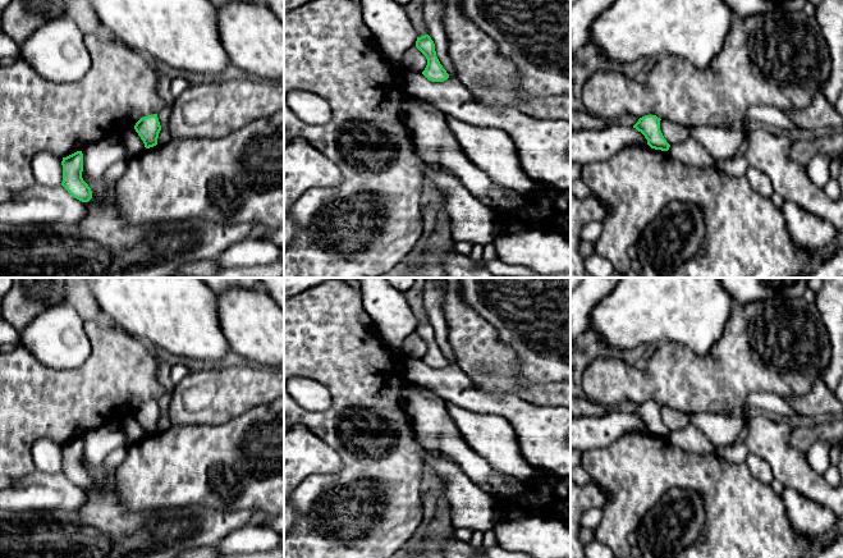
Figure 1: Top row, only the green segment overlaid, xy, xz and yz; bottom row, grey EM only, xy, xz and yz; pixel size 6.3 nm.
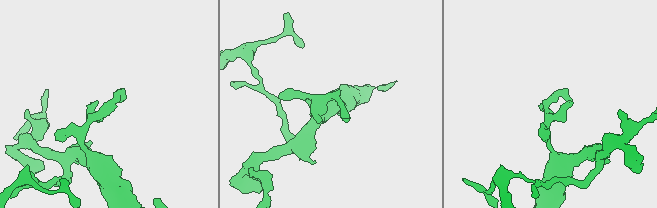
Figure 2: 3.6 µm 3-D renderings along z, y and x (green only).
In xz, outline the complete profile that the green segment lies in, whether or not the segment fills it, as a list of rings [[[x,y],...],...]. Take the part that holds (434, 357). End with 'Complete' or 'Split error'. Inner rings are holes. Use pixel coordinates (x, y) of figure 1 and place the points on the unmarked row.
[[[429,321],[417,324],[416,334],[426,343],[427,352],[422,361],[431,369],[444,369],[449,365],[449,361],[440,351],[436,338],[435,330]]]. Complete

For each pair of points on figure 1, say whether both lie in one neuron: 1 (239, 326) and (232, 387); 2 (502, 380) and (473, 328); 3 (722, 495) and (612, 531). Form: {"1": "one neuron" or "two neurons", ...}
{"1": "two neurons", "2": "one neuron", "3": "one neuron"}

